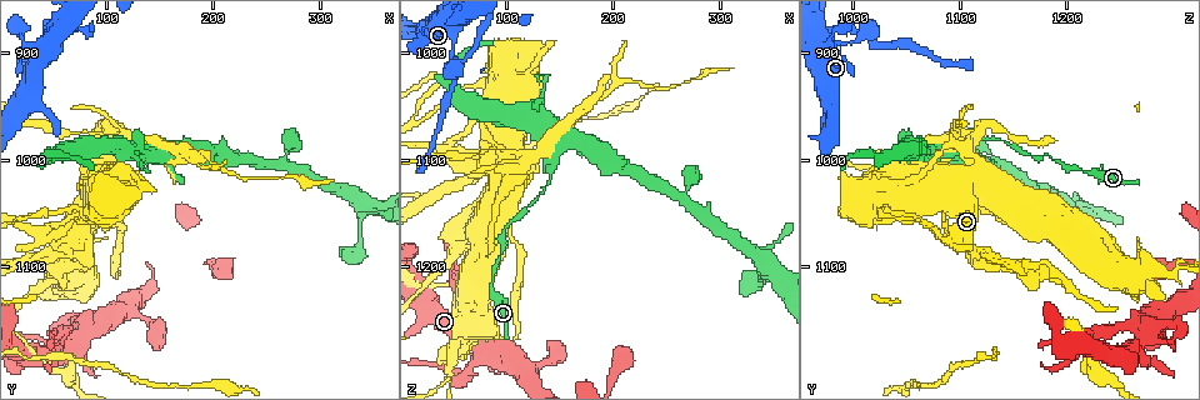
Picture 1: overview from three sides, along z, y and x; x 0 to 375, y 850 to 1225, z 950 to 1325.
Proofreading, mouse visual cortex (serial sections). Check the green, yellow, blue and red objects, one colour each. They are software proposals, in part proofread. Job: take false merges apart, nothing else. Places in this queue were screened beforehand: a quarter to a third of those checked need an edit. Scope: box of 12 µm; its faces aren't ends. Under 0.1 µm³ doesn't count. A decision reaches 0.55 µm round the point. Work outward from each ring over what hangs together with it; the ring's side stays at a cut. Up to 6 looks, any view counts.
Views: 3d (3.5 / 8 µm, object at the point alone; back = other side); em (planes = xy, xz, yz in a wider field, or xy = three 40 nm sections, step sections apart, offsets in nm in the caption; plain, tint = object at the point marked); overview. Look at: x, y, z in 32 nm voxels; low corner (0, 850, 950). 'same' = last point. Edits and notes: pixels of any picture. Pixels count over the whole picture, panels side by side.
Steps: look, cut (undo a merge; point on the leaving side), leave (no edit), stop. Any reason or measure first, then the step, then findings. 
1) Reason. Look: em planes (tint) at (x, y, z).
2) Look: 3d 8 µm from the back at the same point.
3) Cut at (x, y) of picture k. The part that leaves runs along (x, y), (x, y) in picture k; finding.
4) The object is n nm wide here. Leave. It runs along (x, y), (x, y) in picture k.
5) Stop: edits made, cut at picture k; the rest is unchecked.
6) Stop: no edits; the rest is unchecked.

Branch point. Look: 3d 3.5 µm at (54, 878, 1018).

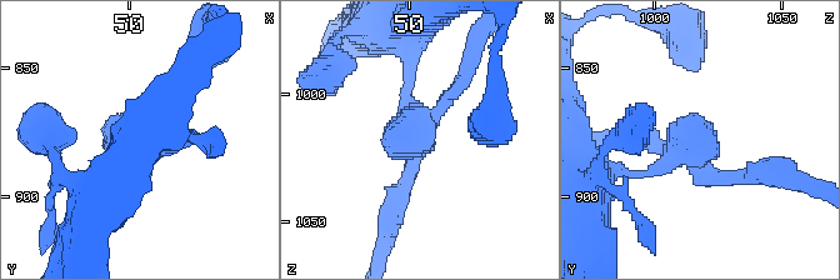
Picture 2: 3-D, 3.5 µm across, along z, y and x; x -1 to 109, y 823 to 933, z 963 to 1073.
3 arms meet here; the arms are 150, 200, 200 nm wide; now the EM. Look: em xy step 5 (tint) at (52, 879, 1016).

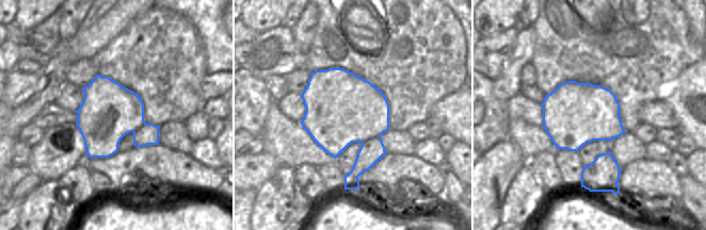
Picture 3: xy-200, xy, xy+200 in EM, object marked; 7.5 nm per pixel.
Cut it another way. Look: em planes (tint) at the same point.

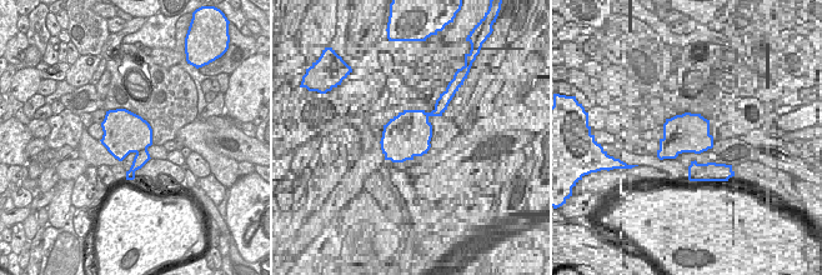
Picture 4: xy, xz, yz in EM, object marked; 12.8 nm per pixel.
Cut at (408, 186) of picture 2. The part that leaves runs along (700, 170), (776, 170), (799, 178) in picture 2; two cells meet here.

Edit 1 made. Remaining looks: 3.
Sharp bend. Look: 3d 3.5 µm at (84, 1092, 1114).

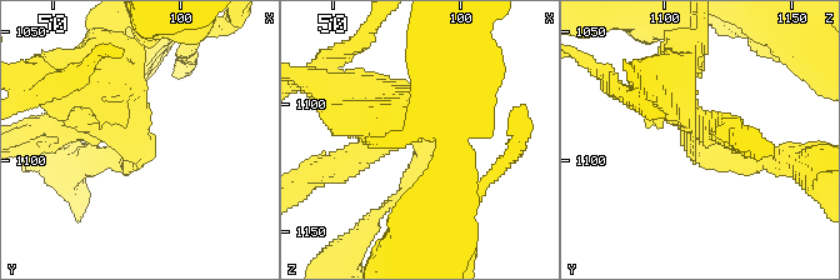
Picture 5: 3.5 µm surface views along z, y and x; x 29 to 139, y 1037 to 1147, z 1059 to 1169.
The arms are 200, 500 nm wide; need the tissue. Look: em xy step 2 (tint) at (84, 1094, 1114).

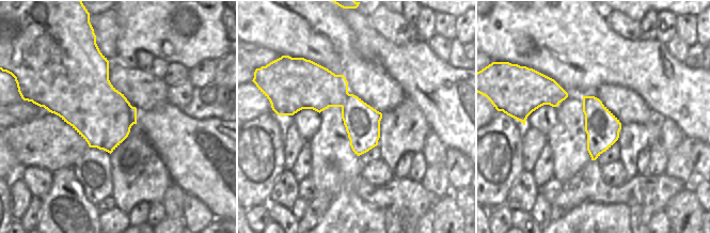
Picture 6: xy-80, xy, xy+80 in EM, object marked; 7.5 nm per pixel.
Cut at (410, 181) of picture 5. The part that leaves runs along (410, 134), (453, 111), (456, 169) in picture 5; a second cell is stuck on.

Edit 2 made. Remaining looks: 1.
Stop: edits made, cut at picture 2, cut at picture 5; the rest is unchecked.

